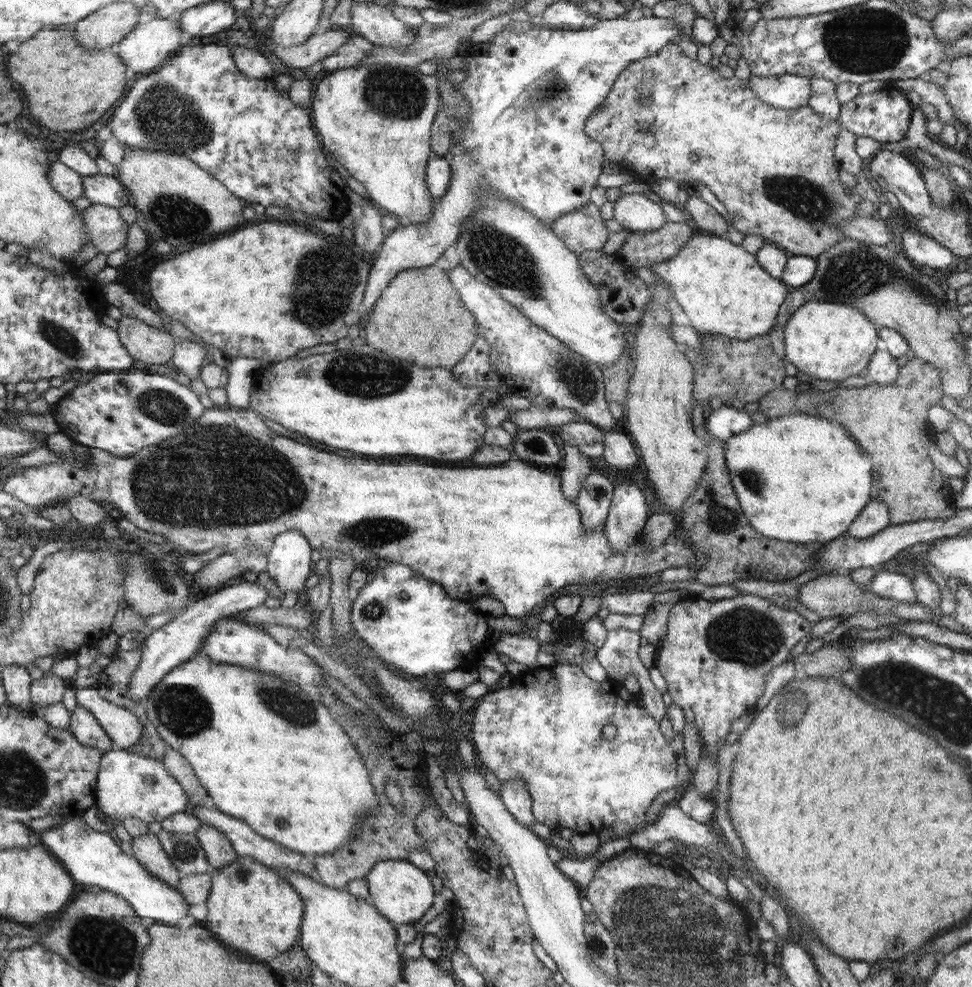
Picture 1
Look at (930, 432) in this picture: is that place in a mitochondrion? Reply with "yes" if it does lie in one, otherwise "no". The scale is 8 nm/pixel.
no

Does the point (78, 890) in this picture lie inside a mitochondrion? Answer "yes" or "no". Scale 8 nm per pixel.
no

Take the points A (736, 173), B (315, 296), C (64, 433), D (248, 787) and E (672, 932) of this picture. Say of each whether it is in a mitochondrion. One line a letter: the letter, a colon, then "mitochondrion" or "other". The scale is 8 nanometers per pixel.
A: other
B: mitochondrion
C: other
D: other
E: mitochondrion

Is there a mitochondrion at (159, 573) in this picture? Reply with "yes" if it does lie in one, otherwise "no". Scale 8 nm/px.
yes

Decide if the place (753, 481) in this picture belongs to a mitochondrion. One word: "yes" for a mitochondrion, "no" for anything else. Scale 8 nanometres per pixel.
yes

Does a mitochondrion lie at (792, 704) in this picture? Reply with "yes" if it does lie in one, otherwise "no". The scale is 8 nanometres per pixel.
yes

